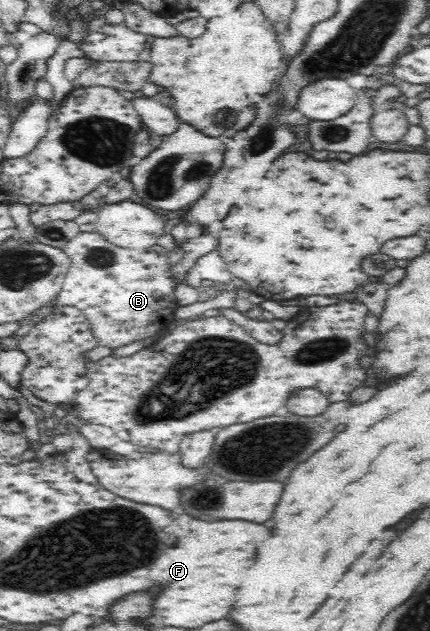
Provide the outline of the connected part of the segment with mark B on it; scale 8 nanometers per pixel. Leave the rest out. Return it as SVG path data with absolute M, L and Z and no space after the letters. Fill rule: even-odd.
M79 231L66 240L62 250L69 256L71 269L65 275L63 289L57 295L57 303L74 305L81 310L101 345L119 347L147 335L155 336L161 329L175 323L173 314L179 306L175 297L177 284L169 276L171 268L166 262L167 249L159 244L140 249L117 247L102 238L97 231Z

